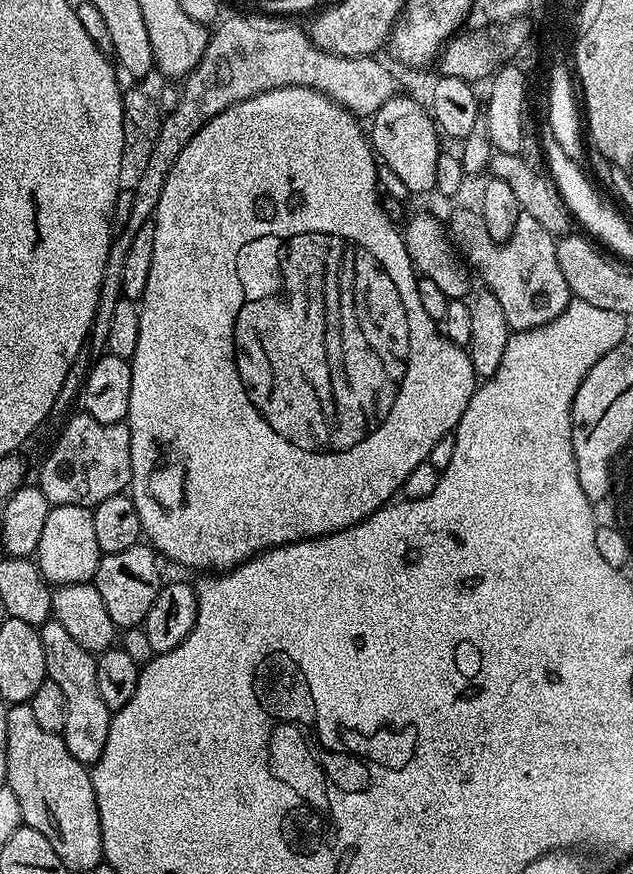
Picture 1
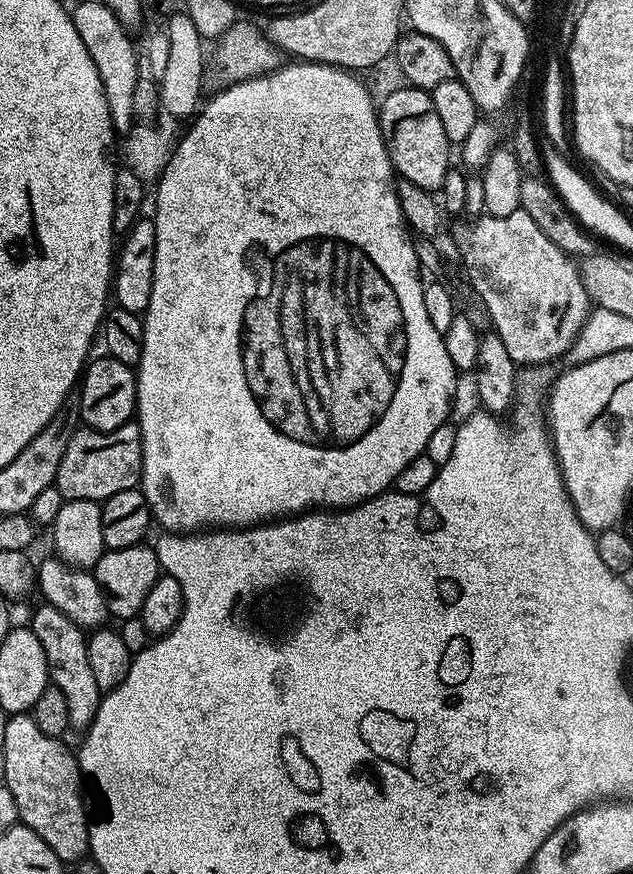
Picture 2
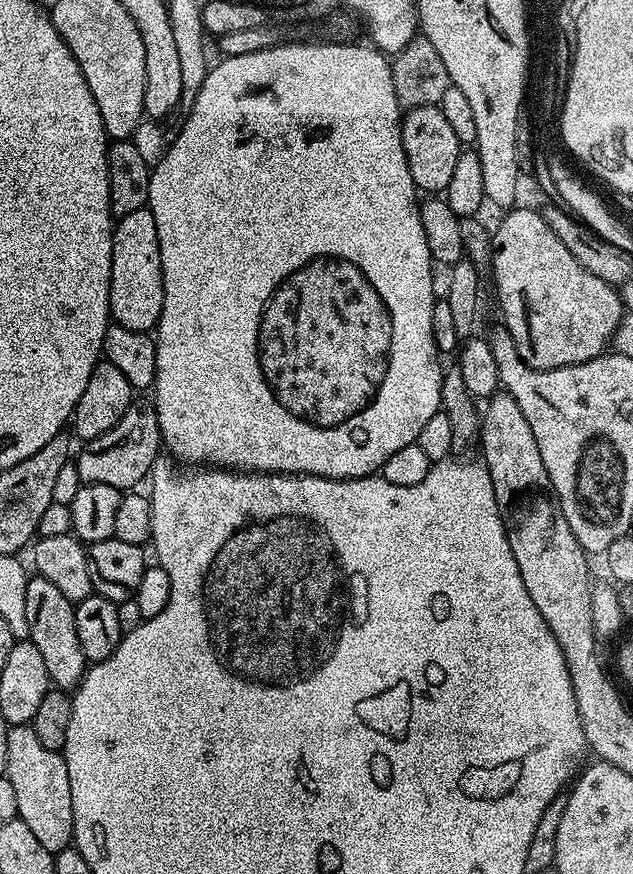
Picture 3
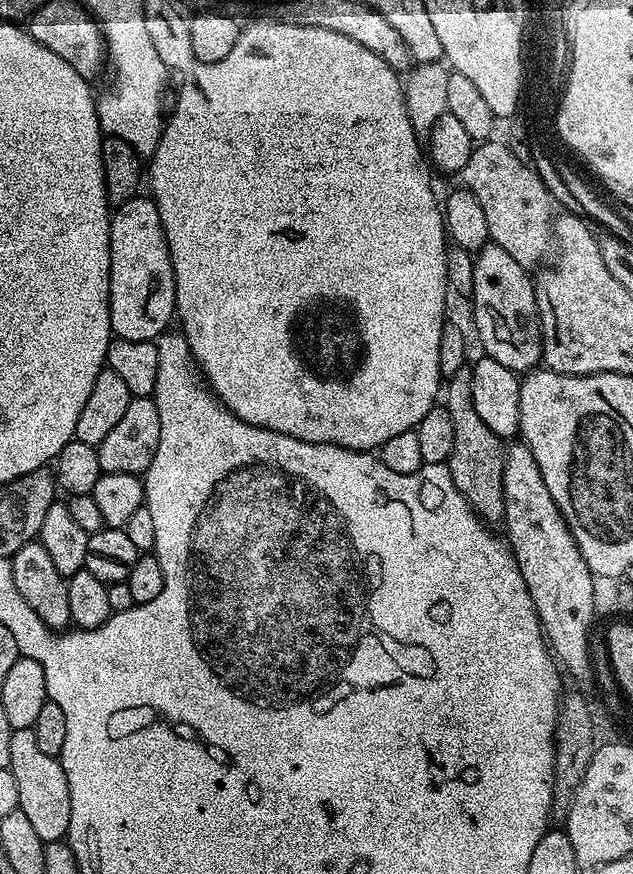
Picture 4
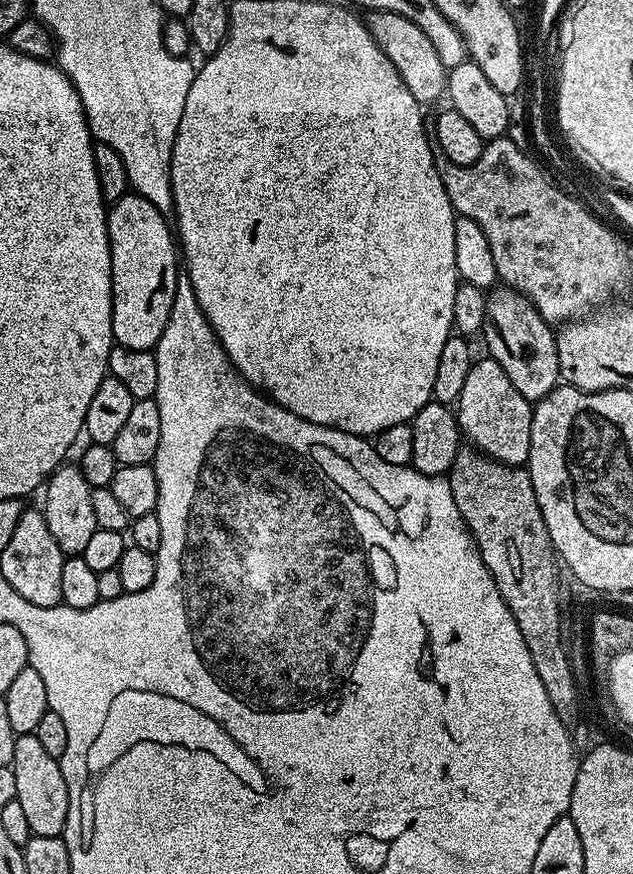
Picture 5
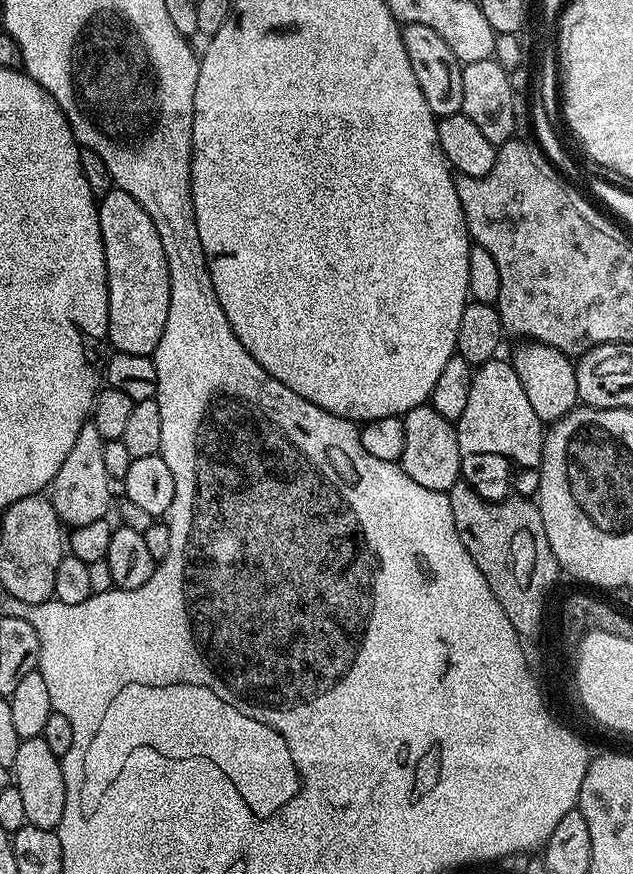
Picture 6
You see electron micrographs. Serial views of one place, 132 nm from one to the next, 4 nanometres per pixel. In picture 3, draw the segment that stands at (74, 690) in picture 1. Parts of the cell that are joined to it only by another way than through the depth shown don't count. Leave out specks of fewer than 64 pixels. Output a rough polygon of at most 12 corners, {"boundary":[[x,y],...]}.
{"boundary":[[50,578],[26,582],[27,639],[57,689],[86,671],[74,601]]}

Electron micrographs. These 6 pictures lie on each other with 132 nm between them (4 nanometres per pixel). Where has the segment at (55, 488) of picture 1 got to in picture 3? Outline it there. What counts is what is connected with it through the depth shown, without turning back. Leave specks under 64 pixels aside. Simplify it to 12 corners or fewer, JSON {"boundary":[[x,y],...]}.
{"boundary":[[133,399],[74,456],[81,484],[135,489],[162,452],[155,403]]}

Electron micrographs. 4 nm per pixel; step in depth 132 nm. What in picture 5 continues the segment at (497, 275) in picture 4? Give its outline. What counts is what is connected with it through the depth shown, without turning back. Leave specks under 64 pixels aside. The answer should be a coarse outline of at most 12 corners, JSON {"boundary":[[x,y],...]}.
{"boundary":[[487,295],[489,357],[529,402],[559,385],[555,331],[524,295]]}

